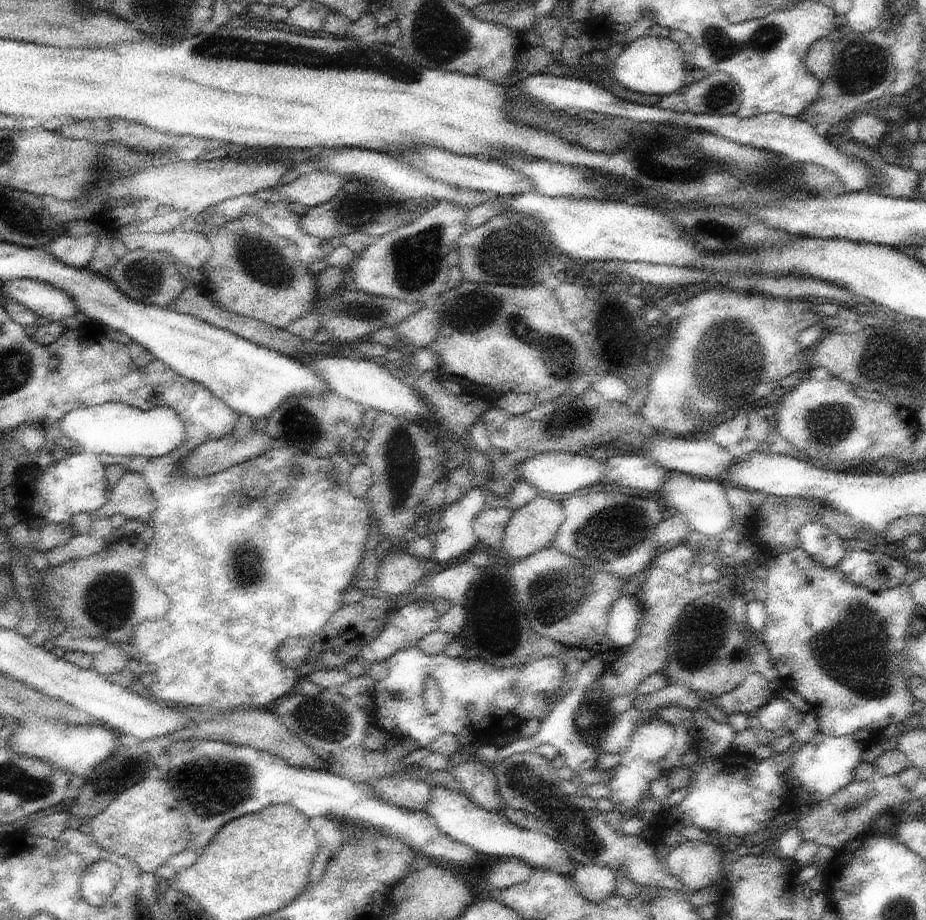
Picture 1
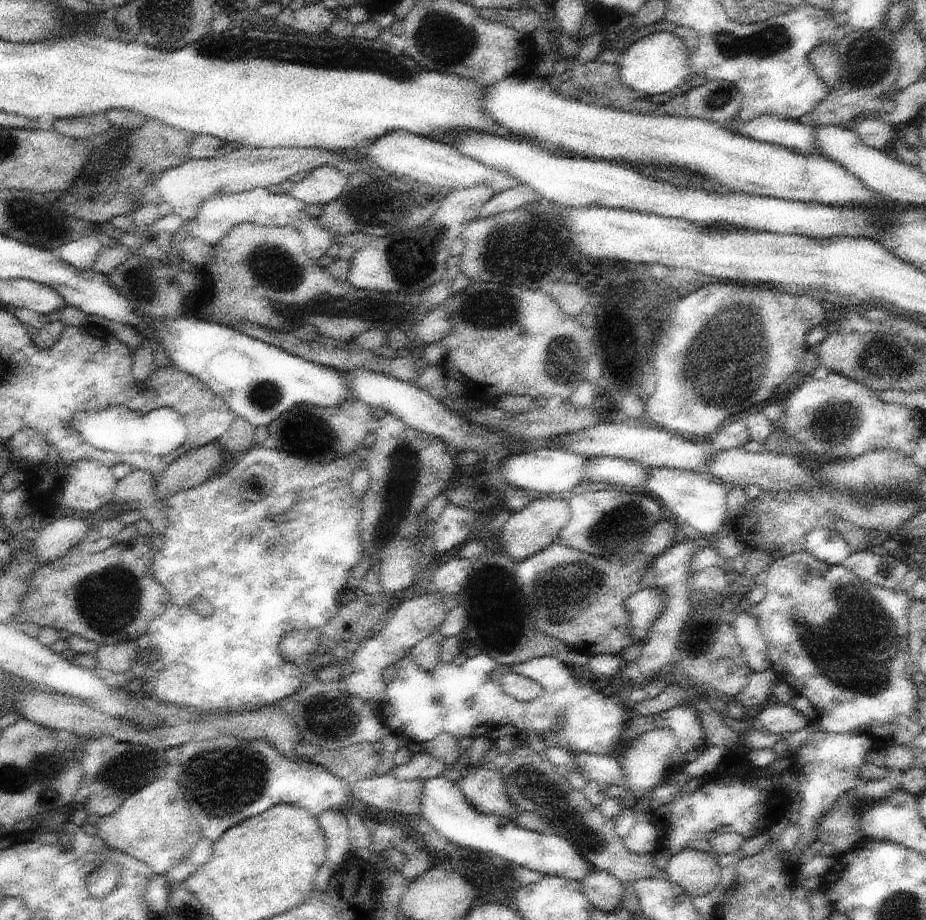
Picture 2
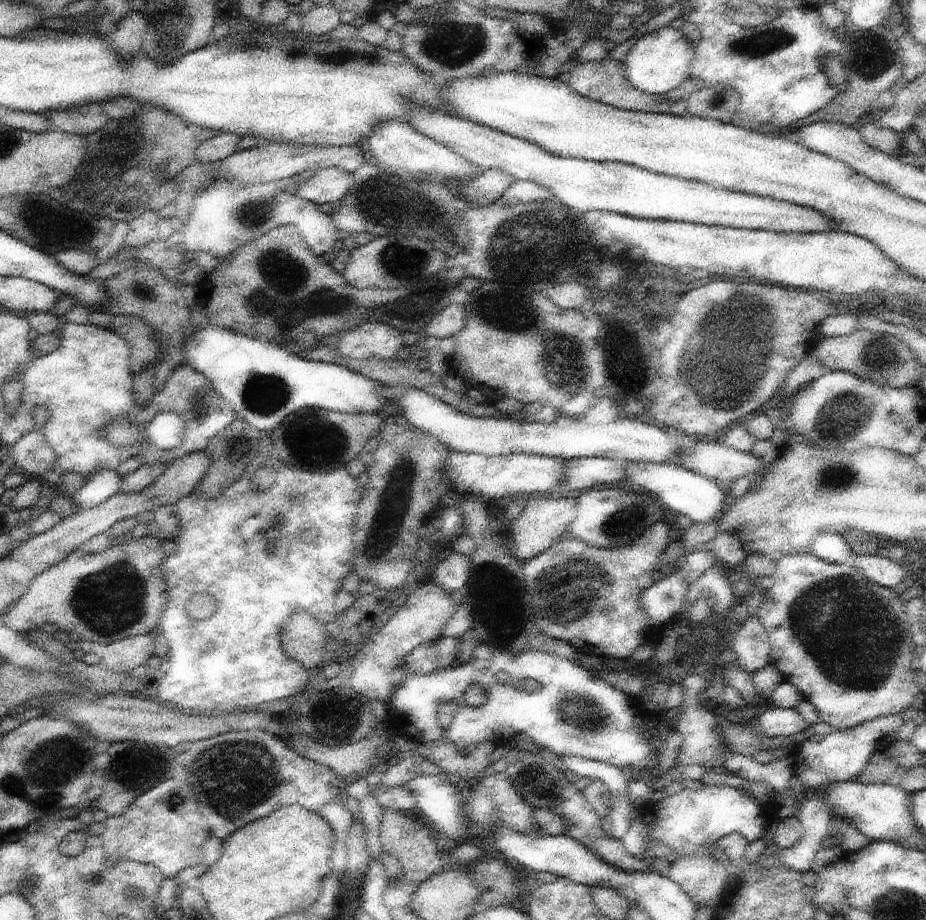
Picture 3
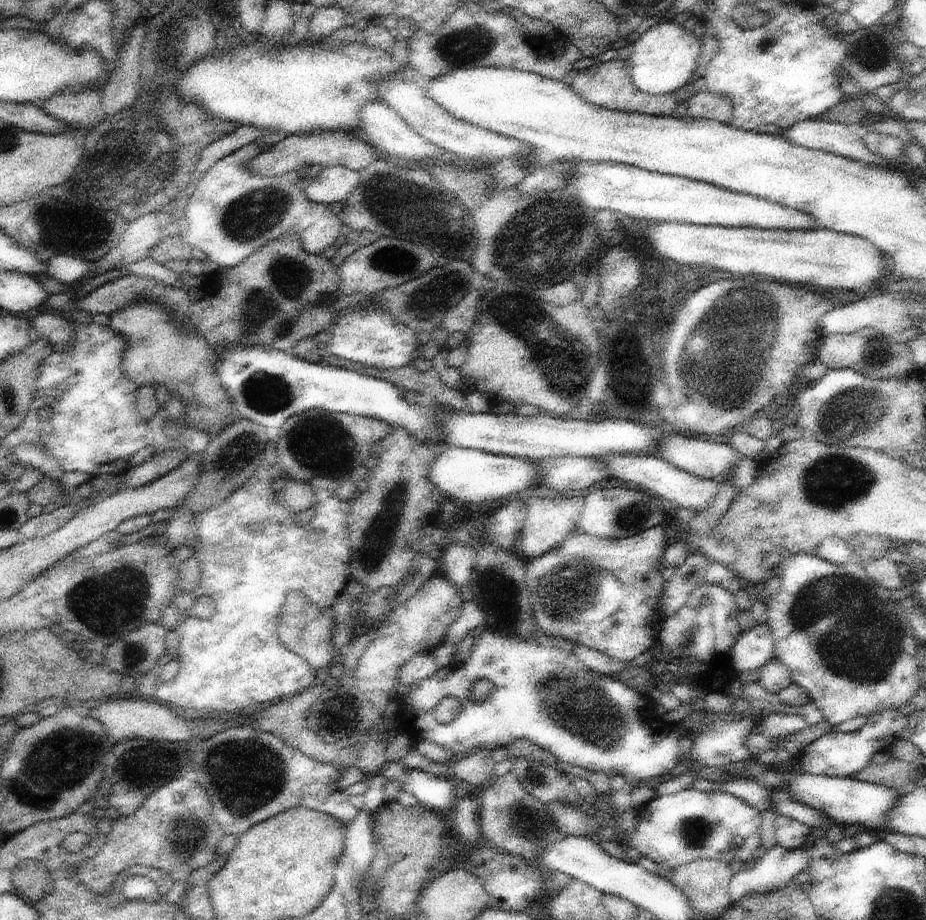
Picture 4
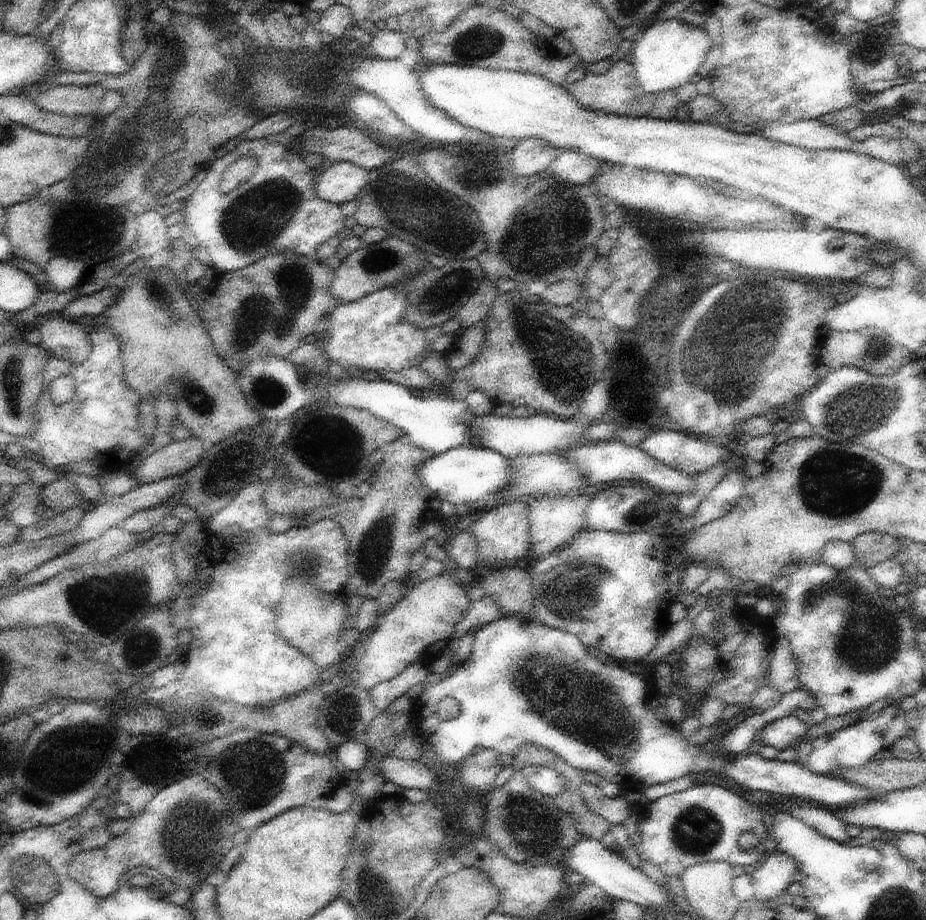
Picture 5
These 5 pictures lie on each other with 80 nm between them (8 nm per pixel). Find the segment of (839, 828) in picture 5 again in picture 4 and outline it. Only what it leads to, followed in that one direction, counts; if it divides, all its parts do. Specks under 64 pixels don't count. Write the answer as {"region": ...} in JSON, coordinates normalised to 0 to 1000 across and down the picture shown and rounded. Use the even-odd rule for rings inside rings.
{"region":[[[838,858],[835,861],[835,865],[838,874],[840,874],[840,882],[856,891],[866,893],[875,899],[879,898],[879,900],[886,898],[891,907],[904,900],[898,889],[895,889],[890,883],[856,871],[855,865],[851,863],[851,859],[844,860],[843,858]]]}

